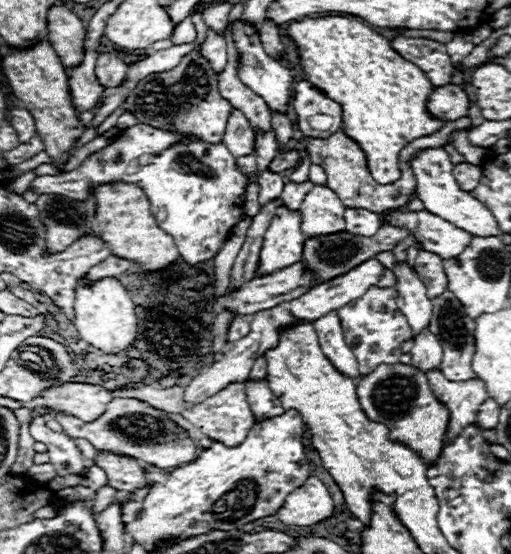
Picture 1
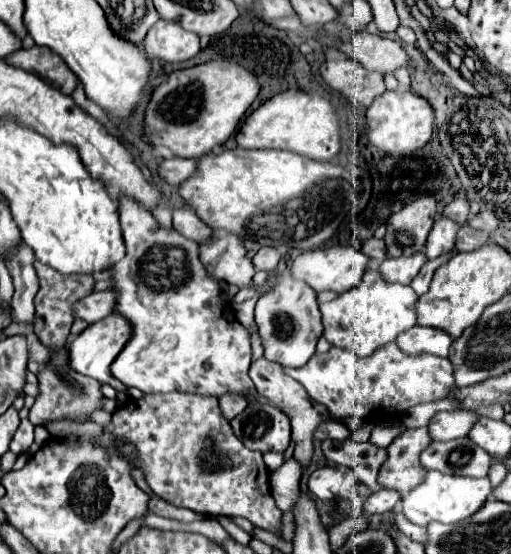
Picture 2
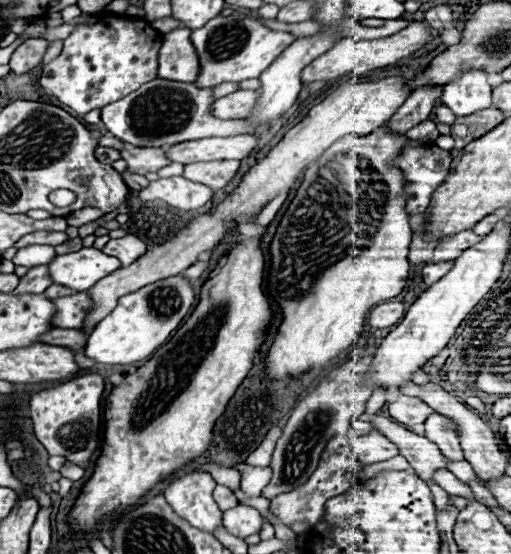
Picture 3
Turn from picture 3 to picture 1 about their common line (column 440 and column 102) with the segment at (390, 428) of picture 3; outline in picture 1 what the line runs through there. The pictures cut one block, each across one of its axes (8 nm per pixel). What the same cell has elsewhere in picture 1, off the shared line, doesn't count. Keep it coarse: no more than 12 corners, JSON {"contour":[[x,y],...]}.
{"contour":[[96,454],[116,490],[150,486],[146,472],[132,458]]}

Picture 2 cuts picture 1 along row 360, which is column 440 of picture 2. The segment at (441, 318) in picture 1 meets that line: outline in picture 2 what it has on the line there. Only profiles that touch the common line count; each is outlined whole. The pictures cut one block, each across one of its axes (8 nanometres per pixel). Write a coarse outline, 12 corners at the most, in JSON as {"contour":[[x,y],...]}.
{"contour":[[470,438],[432,442],[426,470],[484,478],[492,456]]}

